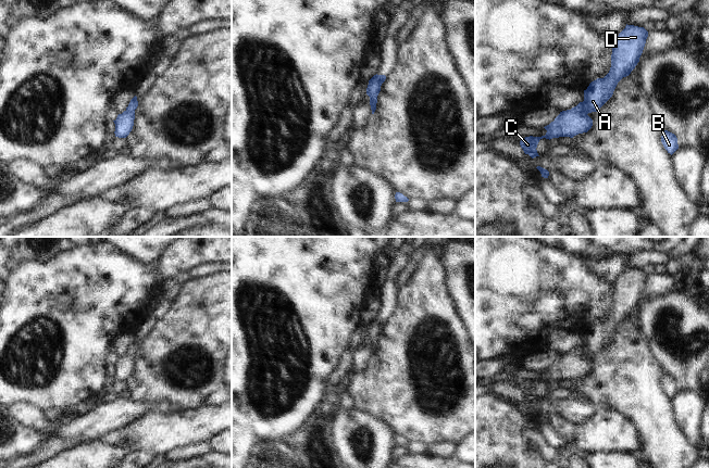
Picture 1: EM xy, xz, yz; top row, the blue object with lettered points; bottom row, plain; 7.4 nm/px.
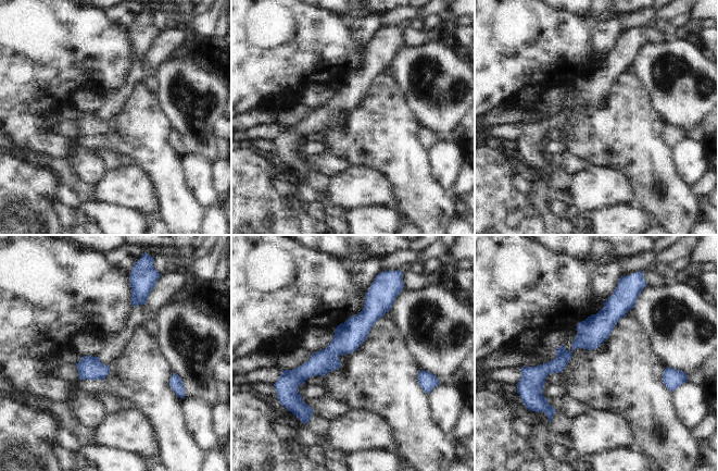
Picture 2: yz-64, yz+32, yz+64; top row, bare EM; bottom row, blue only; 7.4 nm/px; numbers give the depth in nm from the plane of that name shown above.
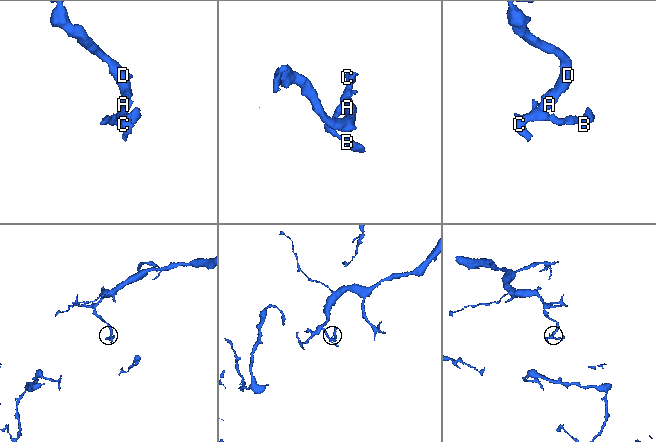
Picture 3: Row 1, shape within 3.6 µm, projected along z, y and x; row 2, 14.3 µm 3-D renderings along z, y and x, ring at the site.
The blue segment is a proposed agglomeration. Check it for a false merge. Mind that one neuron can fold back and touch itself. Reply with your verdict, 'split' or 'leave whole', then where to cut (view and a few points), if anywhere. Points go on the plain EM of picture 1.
leave whole | no cut

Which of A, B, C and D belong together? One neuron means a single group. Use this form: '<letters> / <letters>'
A B C D

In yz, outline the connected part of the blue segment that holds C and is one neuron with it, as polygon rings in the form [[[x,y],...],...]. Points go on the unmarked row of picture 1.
[[[627,268],[619,277],[612,291],[611,311],[604,321],[592,325],[584,333],[584,344],[571,353],[562,354],[544,371],[547,374],[542,380],[525,380],[520,389],[525,397],[532,402],[539,400],[537,388],[540,382],[570,380],[587,376],[593,369],[593,363],[587,358],[597,355],[613,338],[618,326],[631,317],[639,305],[648,275],[644,270]]]

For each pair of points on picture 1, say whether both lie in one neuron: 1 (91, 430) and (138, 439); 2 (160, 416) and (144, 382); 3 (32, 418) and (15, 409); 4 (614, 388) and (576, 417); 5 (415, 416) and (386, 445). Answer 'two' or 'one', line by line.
1: two
2: two
3: one
4: two
5: two

